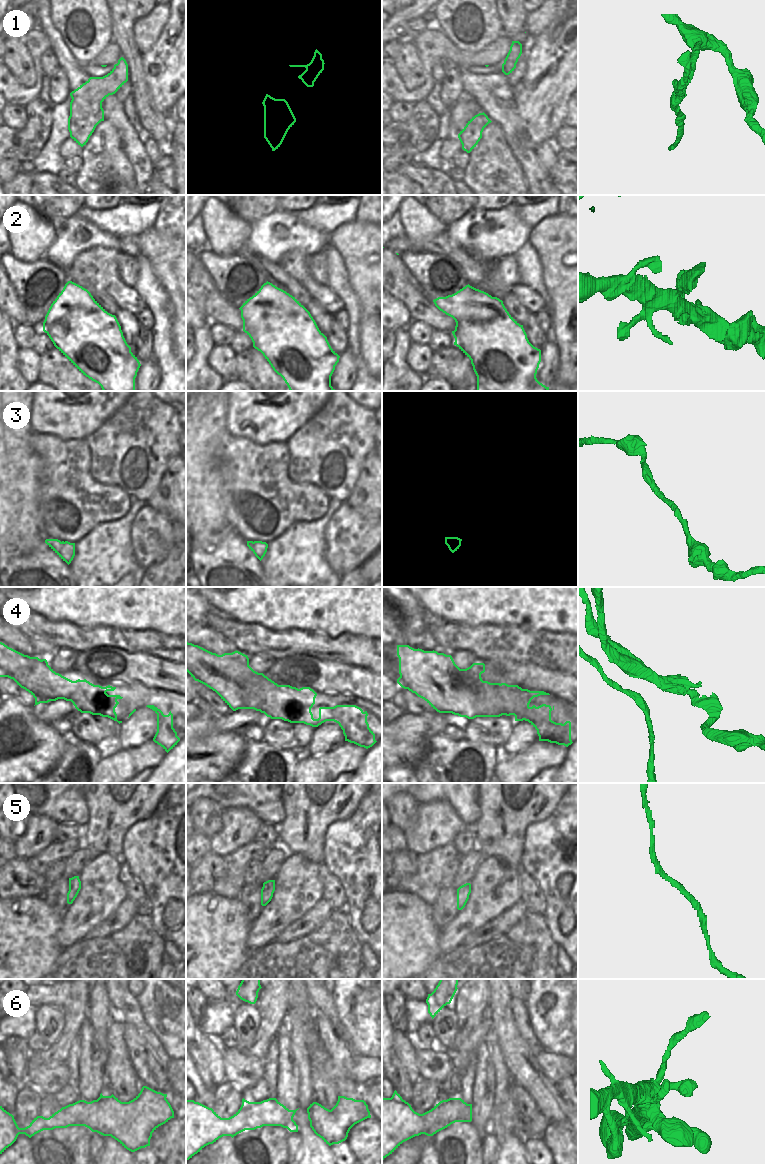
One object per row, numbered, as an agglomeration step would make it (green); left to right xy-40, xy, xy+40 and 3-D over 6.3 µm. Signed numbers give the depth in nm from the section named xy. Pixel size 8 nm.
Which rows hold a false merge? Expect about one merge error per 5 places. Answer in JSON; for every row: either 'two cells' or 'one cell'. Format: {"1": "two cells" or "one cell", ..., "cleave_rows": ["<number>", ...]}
{"1": "two cells", "2": "one cell", "3": "one cell", "4": "two cells", "5": "one cell", "6": "one cell", "cleave_rows": ["1", "4"]}

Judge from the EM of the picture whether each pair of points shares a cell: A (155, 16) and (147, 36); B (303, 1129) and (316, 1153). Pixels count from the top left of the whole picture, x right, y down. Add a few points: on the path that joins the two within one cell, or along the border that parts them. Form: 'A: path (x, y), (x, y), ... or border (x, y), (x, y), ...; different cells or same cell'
A: path (155, 21), (147, 31); same cell
B: path (308, 1135), (312, 1147); same cell

